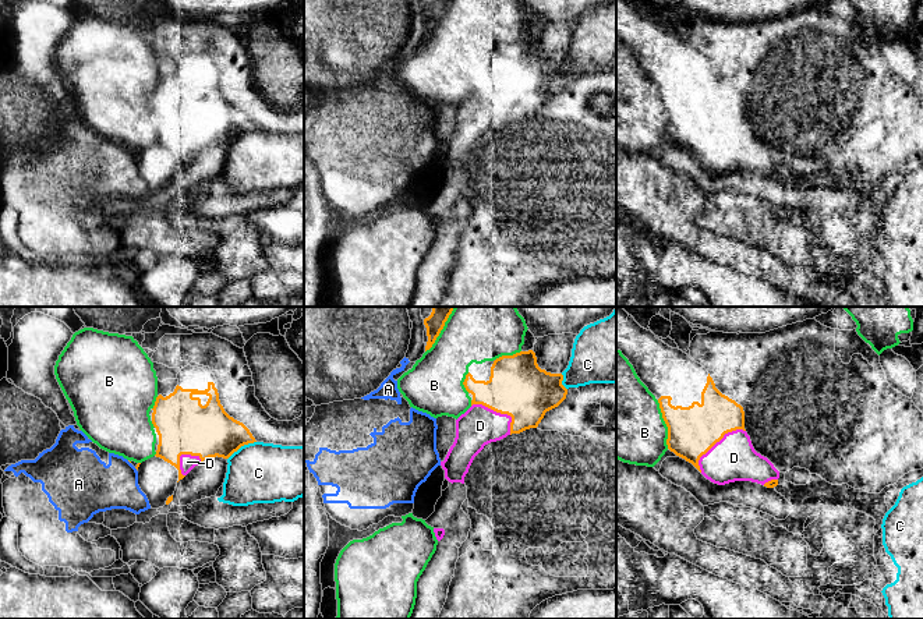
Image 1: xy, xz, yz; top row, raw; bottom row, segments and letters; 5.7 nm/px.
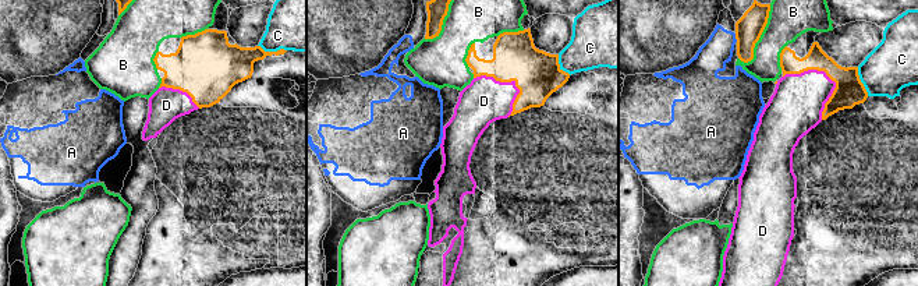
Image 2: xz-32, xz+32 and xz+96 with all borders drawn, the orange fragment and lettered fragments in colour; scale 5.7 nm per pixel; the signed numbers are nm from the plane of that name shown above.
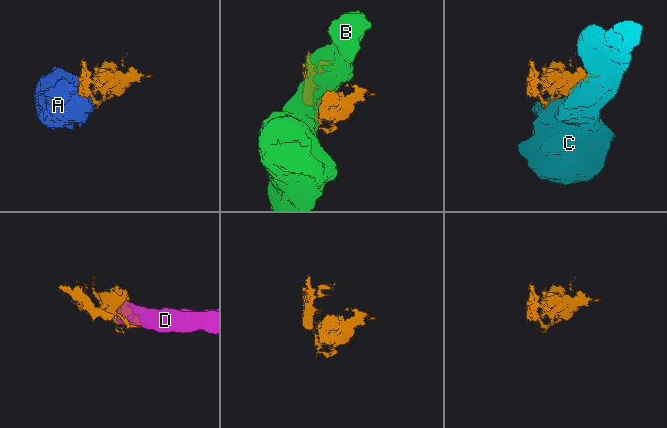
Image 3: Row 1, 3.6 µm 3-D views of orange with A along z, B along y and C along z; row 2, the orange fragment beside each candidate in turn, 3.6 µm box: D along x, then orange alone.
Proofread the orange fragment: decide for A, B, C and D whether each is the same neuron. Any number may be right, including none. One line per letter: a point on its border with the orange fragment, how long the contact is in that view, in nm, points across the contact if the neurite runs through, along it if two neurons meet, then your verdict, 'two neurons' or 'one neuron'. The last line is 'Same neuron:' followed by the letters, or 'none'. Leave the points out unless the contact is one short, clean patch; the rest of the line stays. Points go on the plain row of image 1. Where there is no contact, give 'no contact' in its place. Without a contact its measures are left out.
A: no contact; two neurons
B: contact yz (665, 110); length 280 nm; two neurons
C: contact xy (241, 133); length 200 nm; two neurons
D: contact yz (715, 130); length 360 nm; one neuron
Same neuron: D

